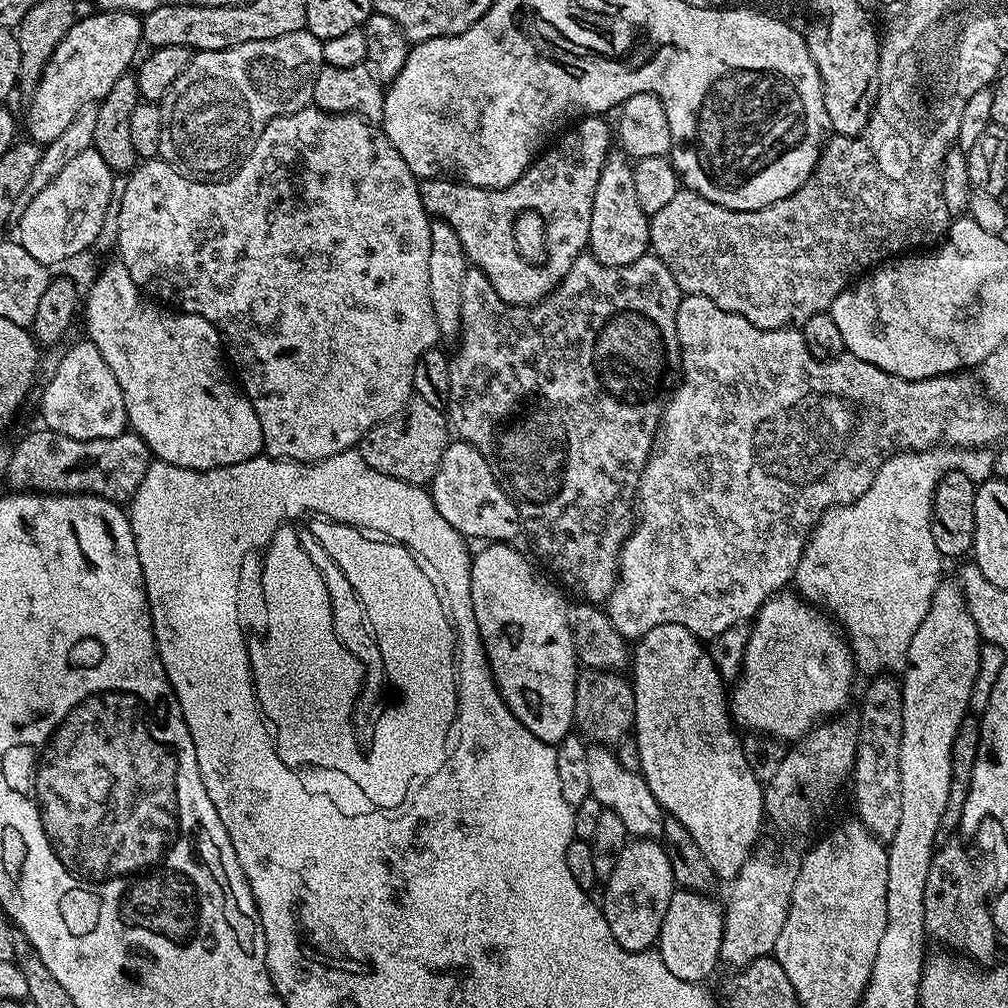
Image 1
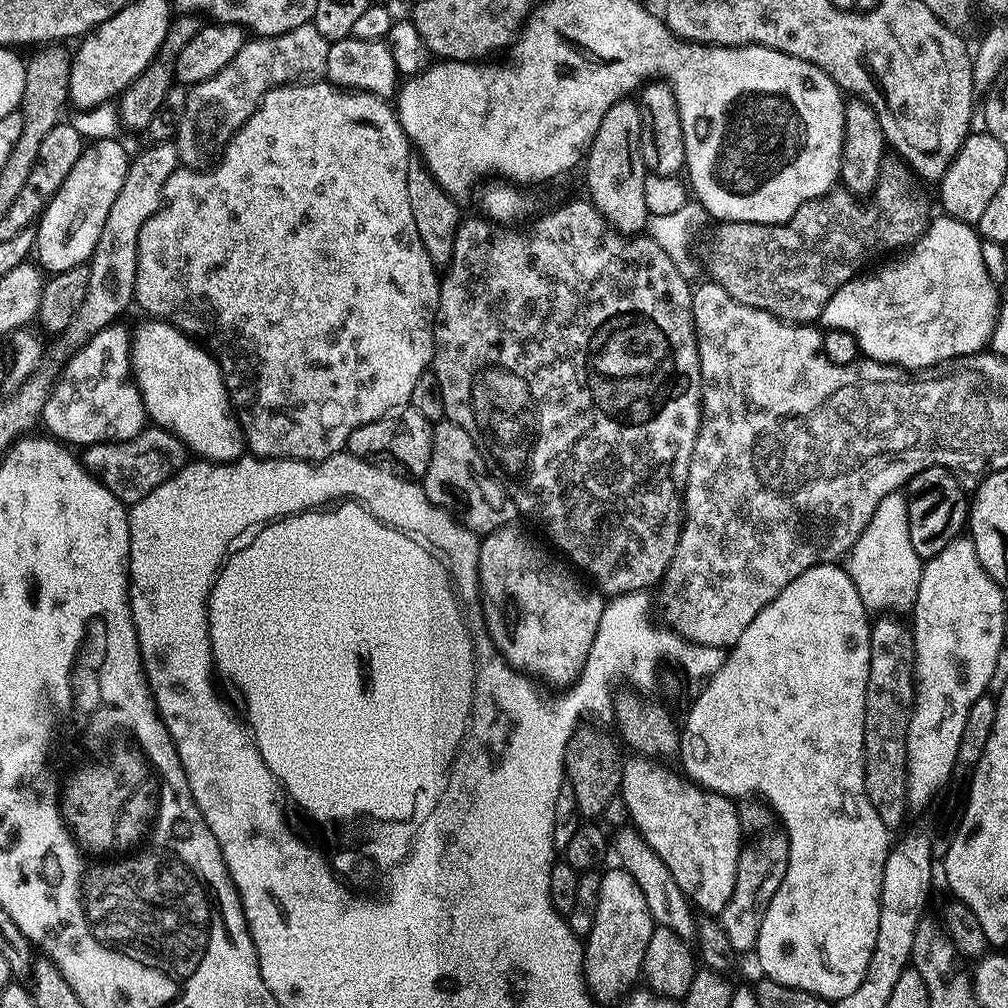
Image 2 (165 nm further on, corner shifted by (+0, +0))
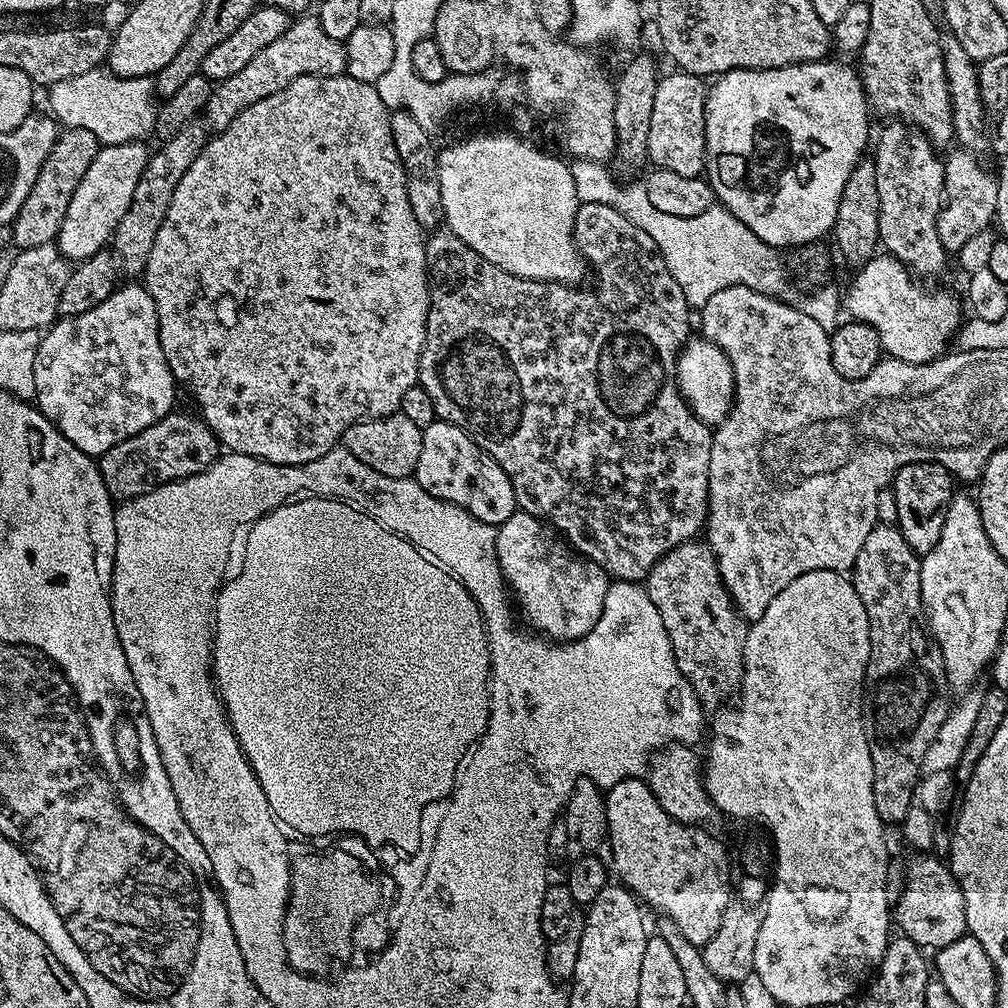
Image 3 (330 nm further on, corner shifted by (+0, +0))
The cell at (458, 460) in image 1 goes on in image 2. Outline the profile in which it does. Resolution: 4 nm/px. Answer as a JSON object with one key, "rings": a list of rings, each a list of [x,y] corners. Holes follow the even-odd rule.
{"rings":[[[445,418],[432,429],[432,457],[422,478],[424,493],[440,508],[455,516],[464,527],[477,534],[487,534],[504,528],[517,519],[514,502],[499,480],[490,473],[486,462],[478,454],[470,434],[462,426]]]}

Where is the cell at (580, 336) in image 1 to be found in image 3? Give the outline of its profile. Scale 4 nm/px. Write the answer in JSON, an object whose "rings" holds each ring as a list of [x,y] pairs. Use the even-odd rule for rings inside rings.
{"rings":[[[580,204],[577,207],[576,217],[574,218],[574,230],[570,235],[574,238],[576,248],[580,251],[581,256],[584,257],[584,263],[590,269],[591,275],[592,272],[596,275],[596,289],[593,292],[587,292],[584,286],[555,284],[552,280],[518,278],[516,275],[510,274],[498,266],[494,266],[494,262],[486,262],[486,258],[482,258],[482,254],[470,250],[470,246],[466,246],[466,242],[462,242],[462,238],[458,238],[456,233],[447,230],[433,231],[427,237],[424,245],[426,262],[428,263],[428,321],[426,322],[424,349],[420,355],[420,379],[418,384],[419,387],[426,390],[426,394],[430,394],[430,402],[434,402],[434,410],[439,419],[444,420],[448,424],[458,426],[482,451],[490,454],[490,458],[494,458],[494,462],[498,462],[498,466],[502,466],[506,478],[510,478],[510,486],[514,490],[516,507],[519,511],[528,512],[531,516],[537,516],[539,520],[543,520],[545,524],[555,529],[579,555],[584,556],[588,560],[593,560],[598,566],[602,566],[602,570],[608,573],[609,577],[615,578],[620,582],[640,582],[647,577],[648,571],[655,566],[658,558],[662,558],[670,550],[674,550],[674,546],[693,539],[697,535],[696,531],[699,528],[701,531],[708,519],[708,471],[710,470],[710,446],[712,445],[713,429],[689,410],[688,403],[684,401],[684,397],[680,394],[680,387],[676,385],[676,375],[678,372],[676,357],[680,355],[681,347],[690,338],[690,332],[688,332],[690,309],[686,298],[682,294],[682,286],[678,286],[678,282],[674,282],[674,274],[670,274],[670,270],[666,266],[666,262],[662,258],[654,238],[650,238],[650,234],[646,234],[646,230],[638,230],[638,226],[634,226],[634,222],[630,222],[630,218],[618,214],[618,210],[614,210],[614,206]]]}

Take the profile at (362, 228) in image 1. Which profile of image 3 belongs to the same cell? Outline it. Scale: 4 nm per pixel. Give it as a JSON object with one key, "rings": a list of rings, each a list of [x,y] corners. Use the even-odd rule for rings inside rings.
{"rings":[[[346,74],[343,76],[303,76],[287,84],[282,90],[254,102],[246,110],[242,110],[230,122],[226,129],[217,131],[216,136],[207,141],[204,149],[190,162],[190,170],[182,174],[182,182],[178,182],[178,190],[170,198],[170,206],[162,226],[158,226],[158,234],[154,237],[154,246],[150,249],[150,258],[144,267],[142,283],[144,289],[154,298],[154,310],[158,314],[158,338],[162,342],[162,350],[166,354],[166,362],[170,366],[172,376],[181,385],[188,384],[196,404],[200,407],[199,415],[210,431],[228,452],[241,452],[271,464],[305,464],[322,458],[337,447],[344,439],[344,431],[360,420],[373,420],[379,416],[390,416],[399,412],[402,394],[406,390],[417,387],[420,379],[420,355],[424,349],[426,338],[426,322],[428,321],[428,263],[426,262],[425,229],[421,228],[418,218],[414,218],[414,210],[410,210],[410,198],[406,198],[406,174],[404,164],[398,158],[398,150],[394,150],[394,138],[390,134],[390,109],[383,104],[374,84],[358,82]]]}

